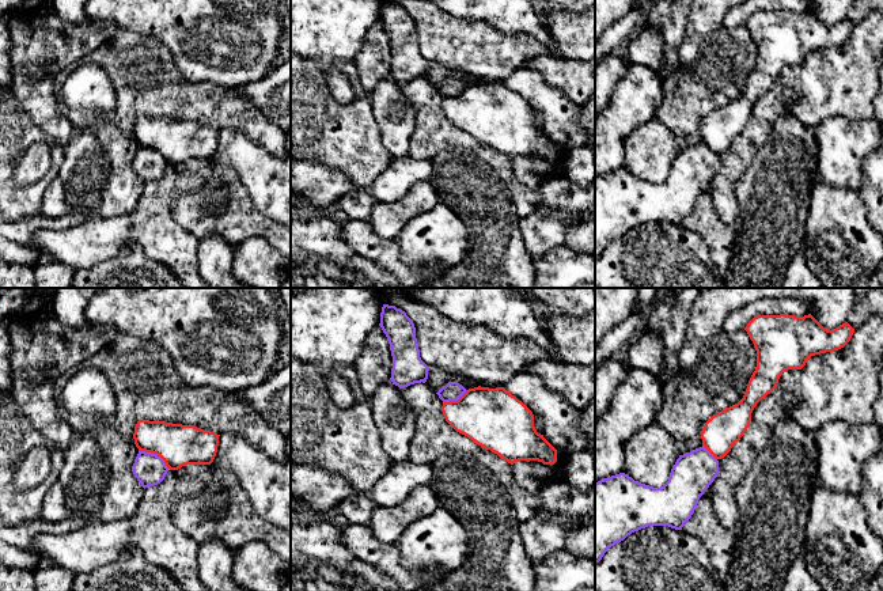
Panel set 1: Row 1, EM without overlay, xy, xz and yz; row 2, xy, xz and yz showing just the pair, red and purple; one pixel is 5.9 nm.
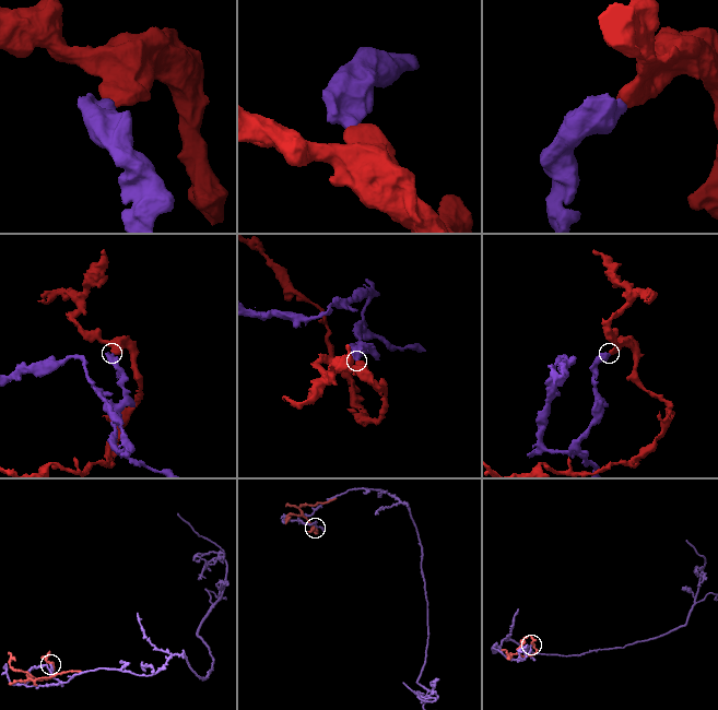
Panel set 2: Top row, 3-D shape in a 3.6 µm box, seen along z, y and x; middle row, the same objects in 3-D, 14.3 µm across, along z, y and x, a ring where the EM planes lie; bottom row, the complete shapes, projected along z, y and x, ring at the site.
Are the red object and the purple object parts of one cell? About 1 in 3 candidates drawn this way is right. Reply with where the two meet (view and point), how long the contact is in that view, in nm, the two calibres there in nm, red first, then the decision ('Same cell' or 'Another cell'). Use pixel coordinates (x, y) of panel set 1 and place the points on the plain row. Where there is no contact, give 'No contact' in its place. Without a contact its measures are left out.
Touches red at xy (155, 148). Shared border 220 nm. Thickness 240 nm (red) against 190 nm. Another cell

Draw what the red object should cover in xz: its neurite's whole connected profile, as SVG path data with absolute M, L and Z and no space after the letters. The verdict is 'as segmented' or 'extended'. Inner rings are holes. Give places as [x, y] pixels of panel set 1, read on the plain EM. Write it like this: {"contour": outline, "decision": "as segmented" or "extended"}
{"contour": "M474 83L458 96L443 98L446 117L459 129L471 135L485 145L490 145L501 155L513 160L519 156L538 156L543 160L557 158L557 145L538 129L534 122L533 107L504 83Z", "decision": "as segmented"}

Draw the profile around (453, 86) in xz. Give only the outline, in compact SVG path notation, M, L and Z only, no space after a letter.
M448 77L436 90L443 98L450 98L450 96L458 96L465 88L466 84L458 77Z

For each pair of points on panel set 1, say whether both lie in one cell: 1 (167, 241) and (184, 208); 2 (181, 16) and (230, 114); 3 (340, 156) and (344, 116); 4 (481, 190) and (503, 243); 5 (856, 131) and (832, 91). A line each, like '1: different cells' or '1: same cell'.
1: different cells
2: different cells
3: same cell
4: same cell
5: different cells

